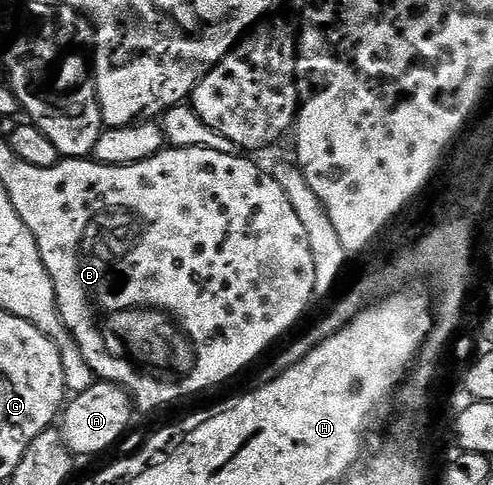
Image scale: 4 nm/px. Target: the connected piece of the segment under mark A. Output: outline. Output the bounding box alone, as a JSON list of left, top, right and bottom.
[60,380,132,458]

